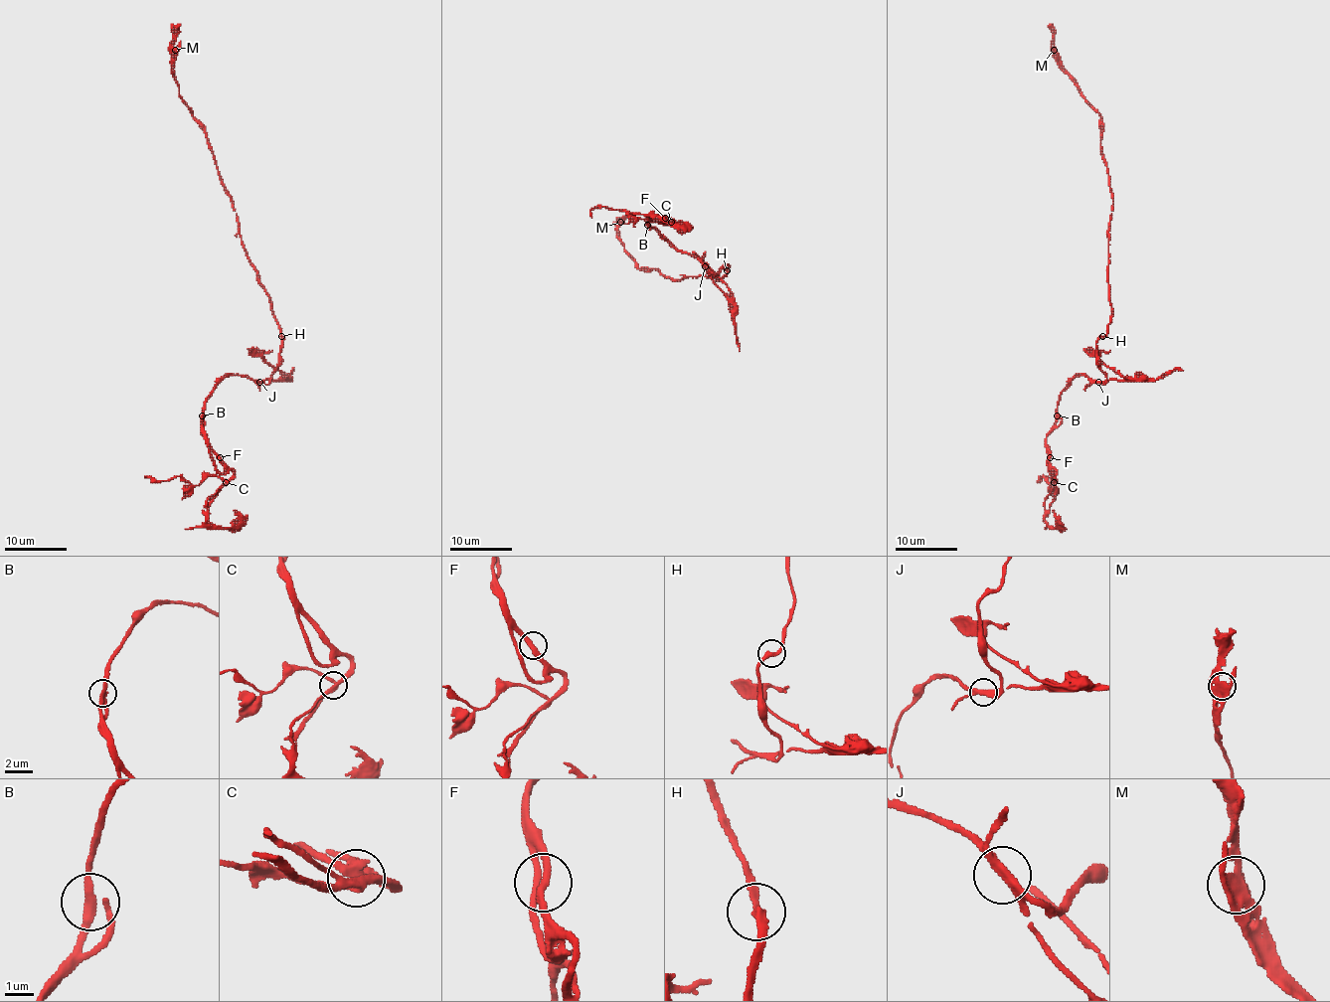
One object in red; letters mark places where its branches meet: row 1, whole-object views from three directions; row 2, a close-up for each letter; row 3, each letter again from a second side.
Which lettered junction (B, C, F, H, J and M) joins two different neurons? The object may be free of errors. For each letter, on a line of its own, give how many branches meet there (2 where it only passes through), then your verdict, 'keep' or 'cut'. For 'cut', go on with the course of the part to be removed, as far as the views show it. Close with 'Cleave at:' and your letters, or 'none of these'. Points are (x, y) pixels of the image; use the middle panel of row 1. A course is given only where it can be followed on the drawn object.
B: 2 branches meet; keep
C: 4 branches meet; keep
F: 2 branches meet; keep
H: 2 branches meet; keep
J: 4 branches meet; keep
M: 3 branches meet; keep
Cleave at: none of these

